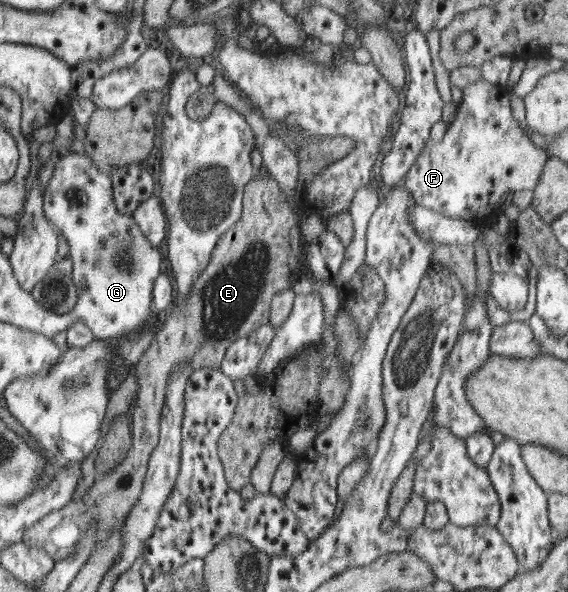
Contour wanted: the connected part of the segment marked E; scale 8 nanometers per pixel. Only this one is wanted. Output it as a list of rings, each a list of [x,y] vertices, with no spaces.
[[[272,174],[265,178],[260,175],[255,177],[245,187],[244,193],[244,213],[241,219],[222,235],[213,250],[212,261],[209,266],[197,277],[193,289],[187,297],[187,301],[178,304],[175,311],[169,317],[162,319],[160,329],[156,331],[156,340],[142,355],[140,362],[136,364],[136,384],[139,386],[136,400],[134,400],[133,419],[133,449],[130,450],[129,457],[114,470],[110,470],[106,475],[100,475],[95,480],[89,492],[77,502],[67,503],[60,510],[54,510],[45,515],[40,522],[36,522],[25,530],[22,541],[30,547],[41,548],[55,561],[68,558],[70,554],[76,554],[78,545],[81,543],[85,531],[90,526],[96,526],[101,533],[101,538],[109,537],[109,533],[124,522],[129,515],[129,511],[138,501],[141,491],[144,489],[145,475],[148,473],[149,460],[152,458],[153,451],[160,442],[161,415],[168,399],[170,375],[178,371],[177,366],[190,363],[193,370],[205,367],[220,367],[224,361],[226,351],[234,342],[244,339],[252,334],[254,330],[262,327],[270,320],[272,314],[273,297],[284,289],[291,289],[294,281],[294,271],[296,269],[296,259],[294,259],[294,245],[296,245],[296,255],[299,255],[299,241],[301,240],[301,230],[298,227],[298,217],[294,215],[293,203],[283,192],[278,181]]]

